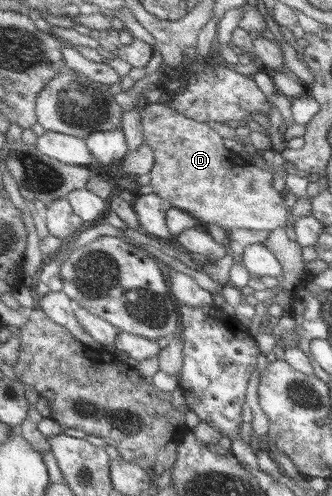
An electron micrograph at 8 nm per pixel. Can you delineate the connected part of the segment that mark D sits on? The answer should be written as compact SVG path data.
M164 100L159 103L143 102L140 110L143 144L154 151L154 164L150 172L153 194L166 200L171 207L191 214L202 229L208 228L208 224L220 226L227 232L237 228L268 232L278 227L286 228L289 211L286 210L283 194L273 188L271 170L256 168L250 161L228 150L222 143L222 138L212 128L208 128L206 123L186 118L170 106L171 104Z

